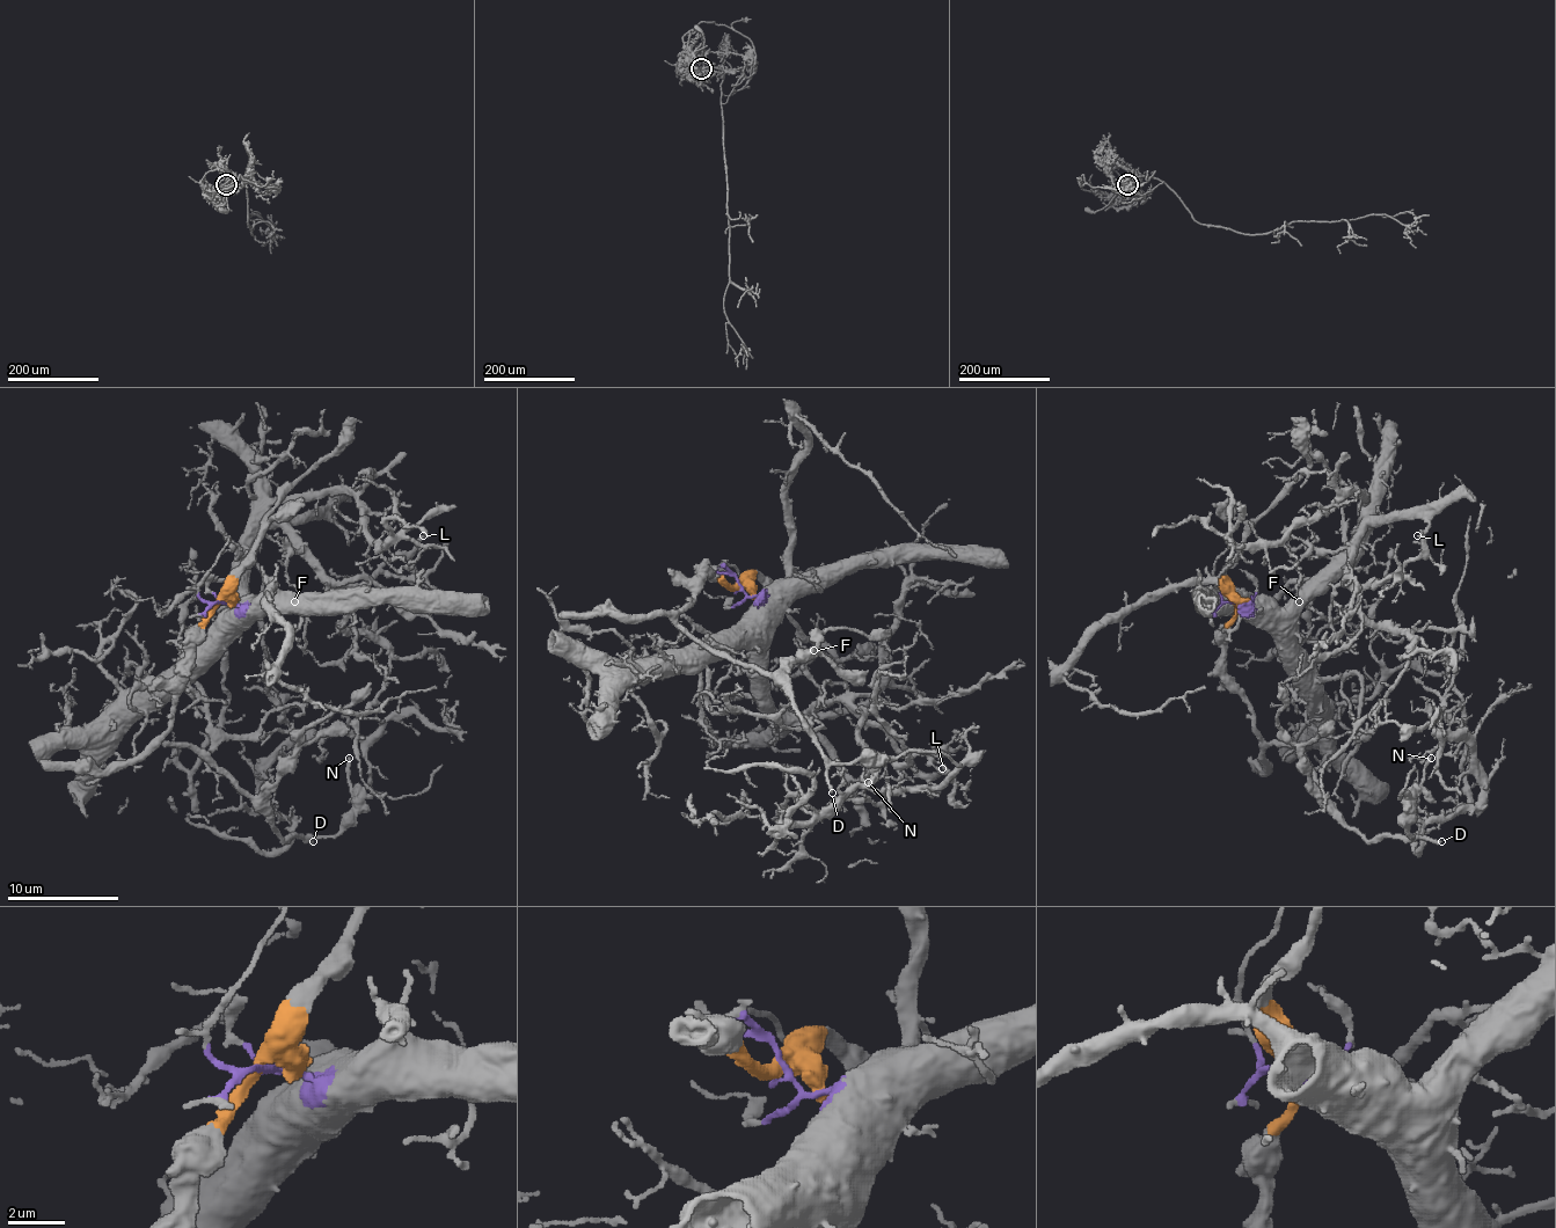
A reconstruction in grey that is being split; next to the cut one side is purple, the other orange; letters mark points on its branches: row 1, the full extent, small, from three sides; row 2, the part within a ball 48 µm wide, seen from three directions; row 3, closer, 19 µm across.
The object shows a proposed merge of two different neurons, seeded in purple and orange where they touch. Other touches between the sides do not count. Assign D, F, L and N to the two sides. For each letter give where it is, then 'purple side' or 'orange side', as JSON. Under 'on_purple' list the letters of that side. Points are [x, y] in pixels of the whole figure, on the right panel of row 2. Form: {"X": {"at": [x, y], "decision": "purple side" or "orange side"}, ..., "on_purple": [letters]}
{"D": {"at": [1441, 841], "decision": "orange side"}, "F": {"at": [1299, 601], "decision": "purple side"}, "L": {"at": [1417, 535], "decision": "purple side"}, "N": {"at": [1431, 758], "decision": "orange side"}, "on_purple": ["F", "L"]}

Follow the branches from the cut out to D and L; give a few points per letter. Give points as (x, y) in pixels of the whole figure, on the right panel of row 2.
D: (1236, 601), (1225, 673), (1247, 704), (1253, 729), (1266, 743), (1292, 743), (1320, 796), (1370, 840), (1441, 840)
L: (1236, 601), (1247, 607), (1286, 607), (1364, 526), (1350, 577), (1358, 585), (1378, 585), (1422, 552), (1417, 535)

